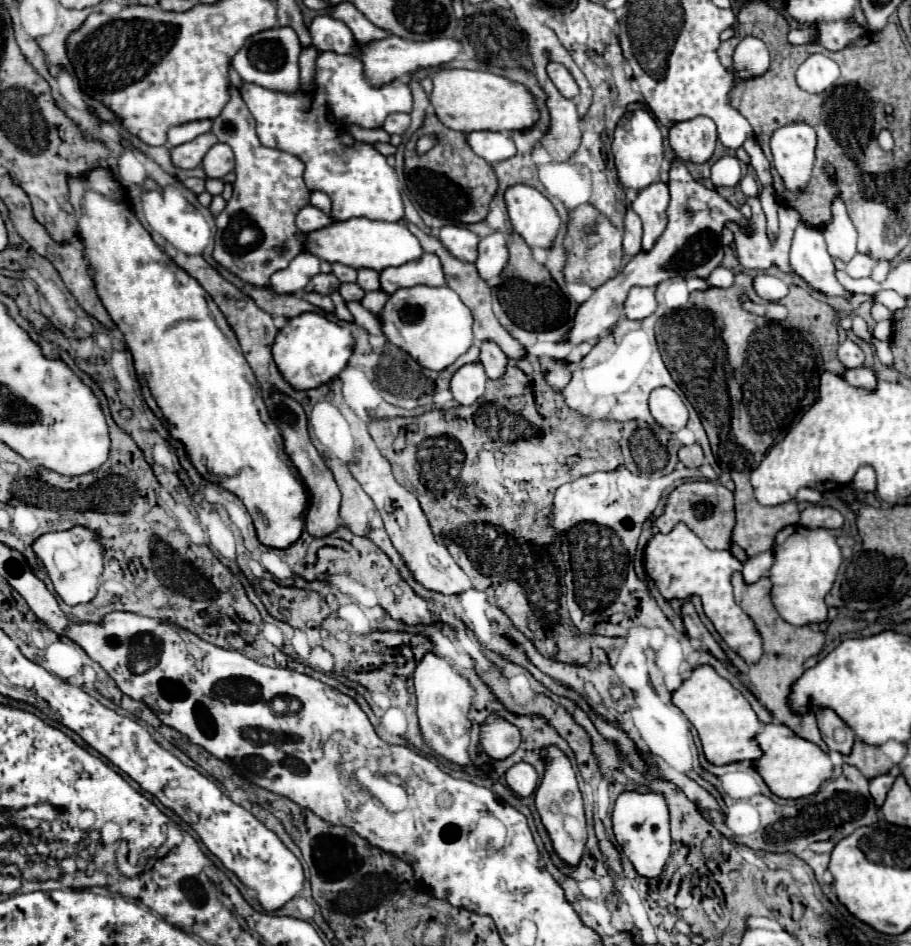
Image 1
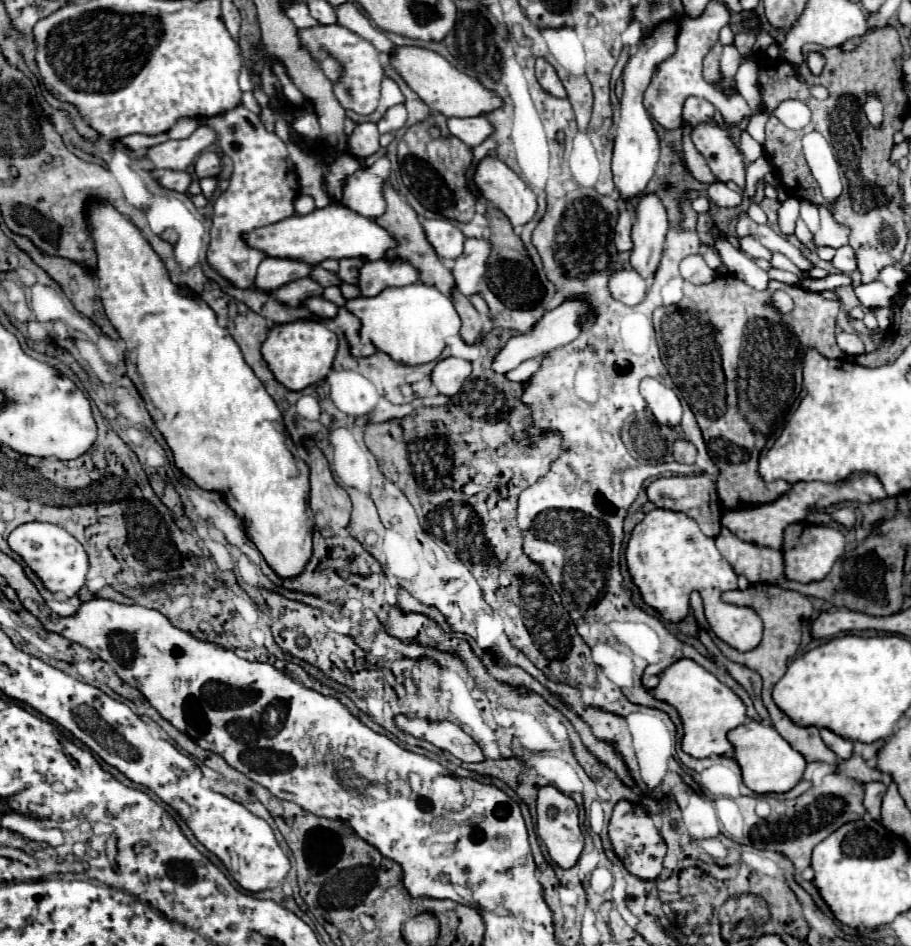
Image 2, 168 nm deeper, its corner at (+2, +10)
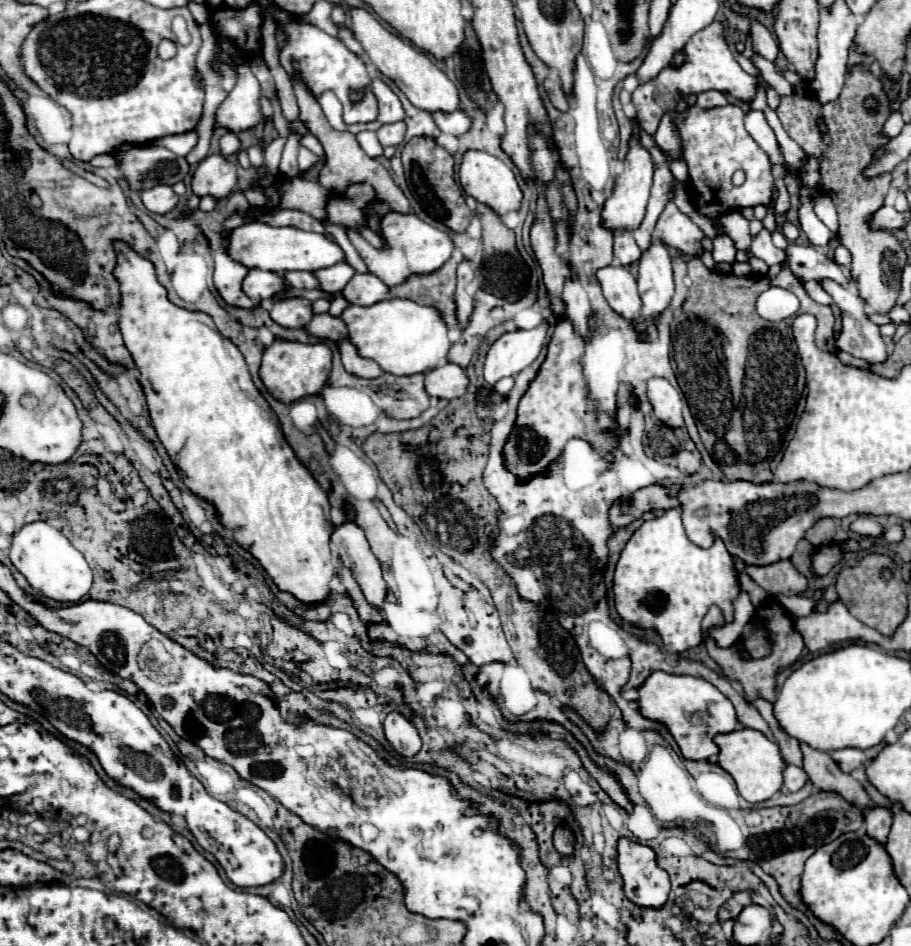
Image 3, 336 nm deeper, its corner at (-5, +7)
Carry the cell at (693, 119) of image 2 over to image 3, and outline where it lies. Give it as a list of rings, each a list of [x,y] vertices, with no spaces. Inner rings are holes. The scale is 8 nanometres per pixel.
[[[704,91],[704,93],[698,95],[698,101],[696,101],[696,105],[704,107],[704,109],[726,105],[726,103],[728,103],[728,97],[722,91]]]

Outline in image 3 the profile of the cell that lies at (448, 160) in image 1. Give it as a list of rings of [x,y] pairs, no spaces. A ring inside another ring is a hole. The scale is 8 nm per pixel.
[[[414,137],[406,143],[406,147],[402,151],[402,163],[404,163],[410,193],[416,197],[420,207],[434,221],[446,225],[450,231],[462,233],[470,225],[472,211],[464,203],[464,195],[460,191],[460,187],[456,185],[452,155],[446,149],[438,147],[436,141],[430,137]]]

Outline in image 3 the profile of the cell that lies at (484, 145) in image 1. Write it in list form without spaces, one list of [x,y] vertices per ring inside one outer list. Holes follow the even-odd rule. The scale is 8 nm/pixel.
[[[432,111],[434,123],[438,125],[440,131],[446,131],[454,137],[466,133],[472,125],[472,121],[462,113],[462,111],[452,111],[452,113],[444,113],[444,111]]]

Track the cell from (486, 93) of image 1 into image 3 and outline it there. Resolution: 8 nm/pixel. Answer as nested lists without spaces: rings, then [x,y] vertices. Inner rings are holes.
[[[352,7],[348,13],[348,19],[350,19],[350,31],[362,43],[366,55],[372,59],[372,63],[378,67],[382,75],[386,75],[398,85],[398,89],[408,97],[412,105],[424,111],[442,109],[450,113],[458,109],[460,99],[458,99],[456,85],[434,63],[430,63],[430,57],[426,53],[414,49],[410,43],[406,43],[398,35],[386,31],[366,9]]]

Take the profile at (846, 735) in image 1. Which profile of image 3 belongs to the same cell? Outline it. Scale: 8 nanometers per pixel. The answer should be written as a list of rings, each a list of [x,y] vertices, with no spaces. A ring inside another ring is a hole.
[[[838,749],[838,751],[832,751],[832,759],[838,763],[838,767],[844,773],[852,773],[854,769],[868,763],[862,749]]]

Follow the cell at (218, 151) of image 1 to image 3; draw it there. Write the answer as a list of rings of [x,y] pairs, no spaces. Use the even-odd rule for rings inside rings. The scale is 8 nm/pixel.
[[[208,155],[204,161],[198,163],[194,175],[192,175],[192,193],[198,197],[214,197],[214,199],[224,199],[230,193],[236,191],[236,165],[230,163],[224,155]]]

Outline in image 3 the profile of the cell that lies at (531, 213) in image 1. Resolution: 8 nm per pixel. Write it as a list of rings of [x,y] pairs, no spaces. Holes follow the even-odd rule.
[[[466,151],[462,155],[458,177],[460,177],[460,185],[462,185],[466,195],[470,195],[476,201],[488,205],[496,213],[508,213],[508,211],[518,211],[520,209],[522,191],[520,191],[520,185],[516,181],[516,175],[498,157],[494,157],[486,151]]]

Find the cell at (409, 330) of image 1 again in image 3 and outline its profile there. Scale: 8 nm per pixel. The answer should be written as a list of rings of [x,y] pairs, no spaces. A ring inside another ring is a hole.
[[[386,299],[370,307],[350,305],[344,309],[340,319],[348,327],[350,343],[356,347],[360,357],[372,359],[382,371],[394,375],[416,375],[426,373],[440,365],[450,349],[448,327],[440,319],[434,307],[418,305],[410,299]]]

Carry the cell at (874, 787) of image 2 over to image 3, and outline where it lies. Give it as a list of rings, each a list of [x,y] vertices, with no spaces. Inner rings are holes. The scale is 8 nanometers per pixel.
[[[872,807],[864,813],[864,825],[866,825],[866,833],[884,845],[892,825],[892,813],[884,807]]]

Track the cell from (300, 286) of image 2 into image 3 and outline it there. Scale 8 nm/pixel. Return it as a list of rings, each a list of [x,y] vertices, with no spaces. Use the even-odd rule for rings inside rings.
[[[284,299],[274,303],[270,317],[286,329],[302,329],[312,319],[312,303],[306,299]]]

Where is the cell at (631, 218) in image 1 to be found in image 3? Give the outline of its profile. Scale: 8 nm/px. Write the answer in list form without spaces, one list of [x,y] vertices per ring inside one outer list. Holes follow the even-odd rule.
[[[618,231],[614,233],[614,257],[622,263],[622,265],[630,265],[636,263],[640,259],[642,251],[638,249],[634,237],[630,231]]]

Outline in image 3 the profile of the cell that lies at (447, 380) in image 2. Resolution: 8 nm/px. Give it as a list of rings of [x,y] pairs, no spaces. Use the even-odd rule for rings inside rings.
[[[446,363],[442,367],[436,367],[426,373],[424,377],[424,389],[430,397],[438,399],[456,399],[466,393],[468,377],[462,367],[454,363]]]

